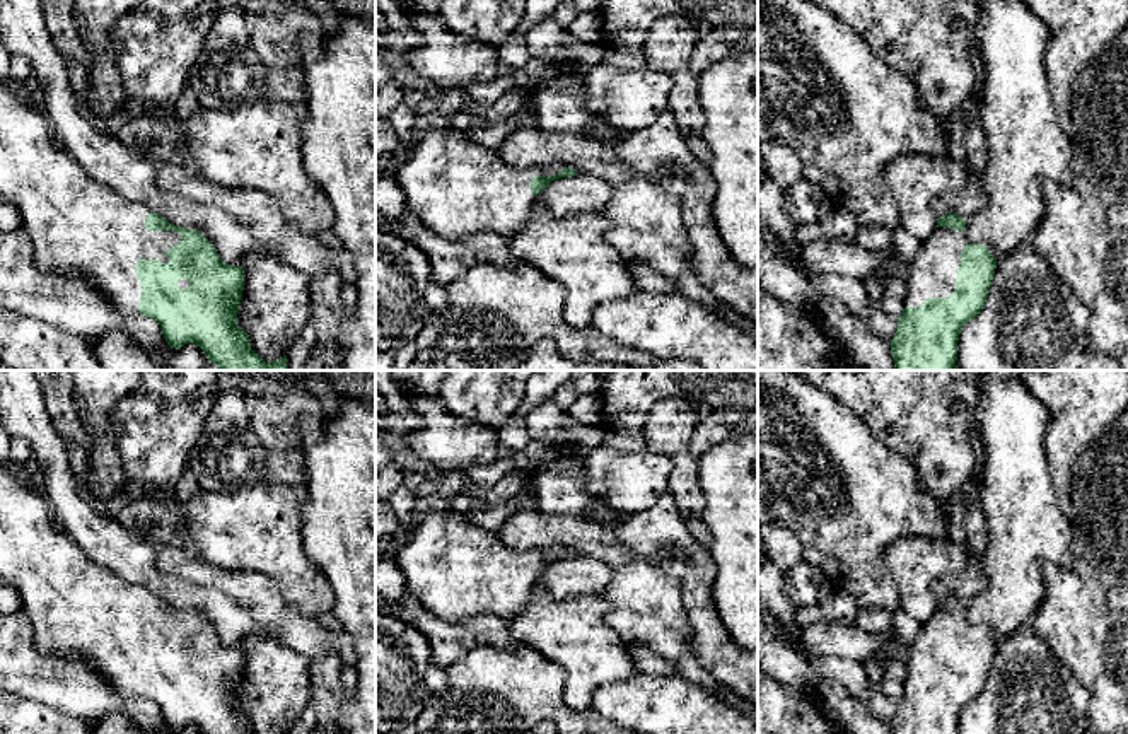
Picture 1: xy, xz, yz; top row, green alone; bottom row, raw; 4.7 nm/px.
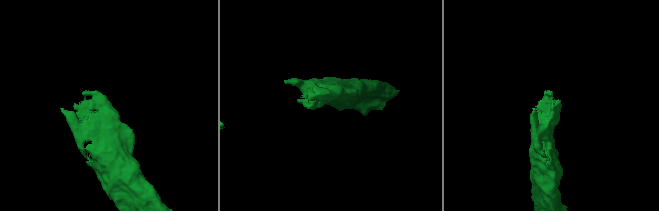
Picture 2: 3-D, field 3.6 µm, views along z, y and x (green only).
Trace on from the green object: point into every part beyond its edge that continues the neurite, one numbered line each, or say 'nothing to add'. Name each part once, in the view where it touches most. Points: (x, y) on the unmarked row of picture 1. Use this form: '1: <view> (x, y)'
1: xy (79, 610)

